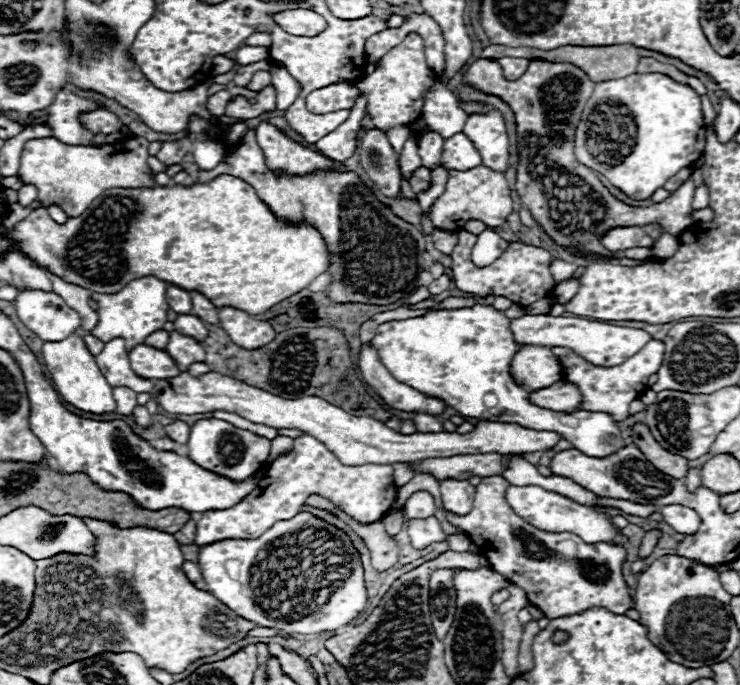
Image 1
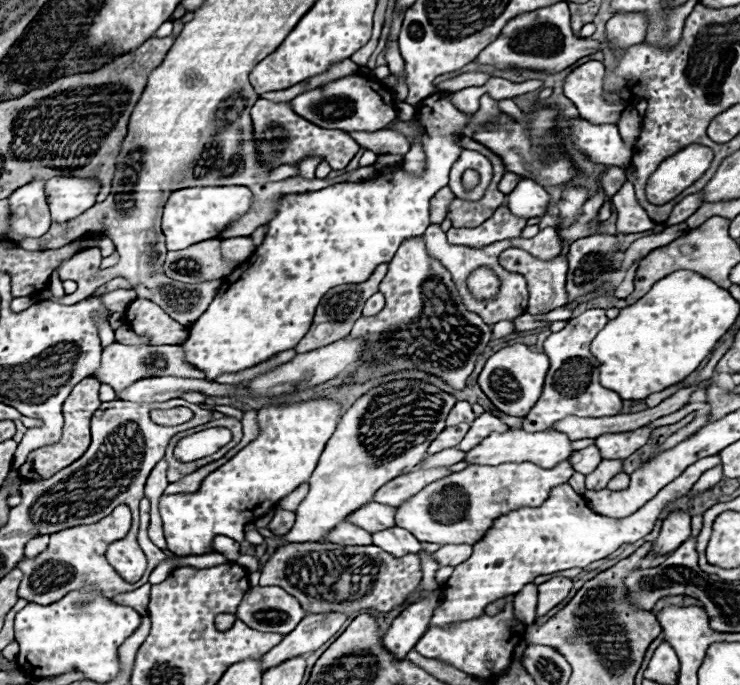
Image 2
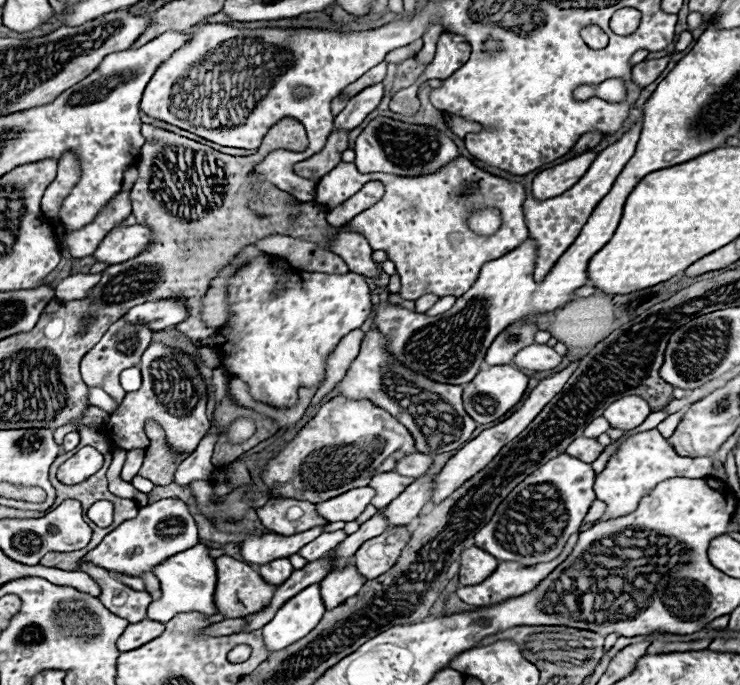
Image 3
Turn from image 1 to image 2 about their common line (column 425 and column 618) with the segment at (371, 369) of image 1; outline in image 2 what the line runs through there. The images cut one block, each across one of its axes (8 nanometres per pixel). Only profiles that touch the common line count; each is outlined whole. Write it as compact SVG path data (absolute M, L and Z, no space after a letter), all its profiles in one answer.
M586 310L584 314L568 320L564 330L550 334L544 340L544 354L548 356L550 366L544 378L540 400L534 404L528 416L524 416L524 430L548 430L556 420L562 420L564 416L614 416L622 410L622 398L616 392L600 386L598 364L590 354L590 342L600 332L600 328L604 328L604 324L608 324L606 310Z

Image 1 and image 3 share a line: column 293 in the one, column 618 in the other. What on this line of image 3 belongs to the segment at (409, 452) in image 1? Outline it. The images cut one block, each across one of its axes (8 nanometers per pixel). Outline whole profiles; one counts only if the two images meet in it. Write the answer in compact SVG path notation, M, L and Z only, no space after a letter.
M622 396L620 400L616 400L614 404L610 404L604 410L604 418L610 422L612 428L620 428L624 432L640 426L648 414L652 412L652 408L646 404L644 398L640 396Z

